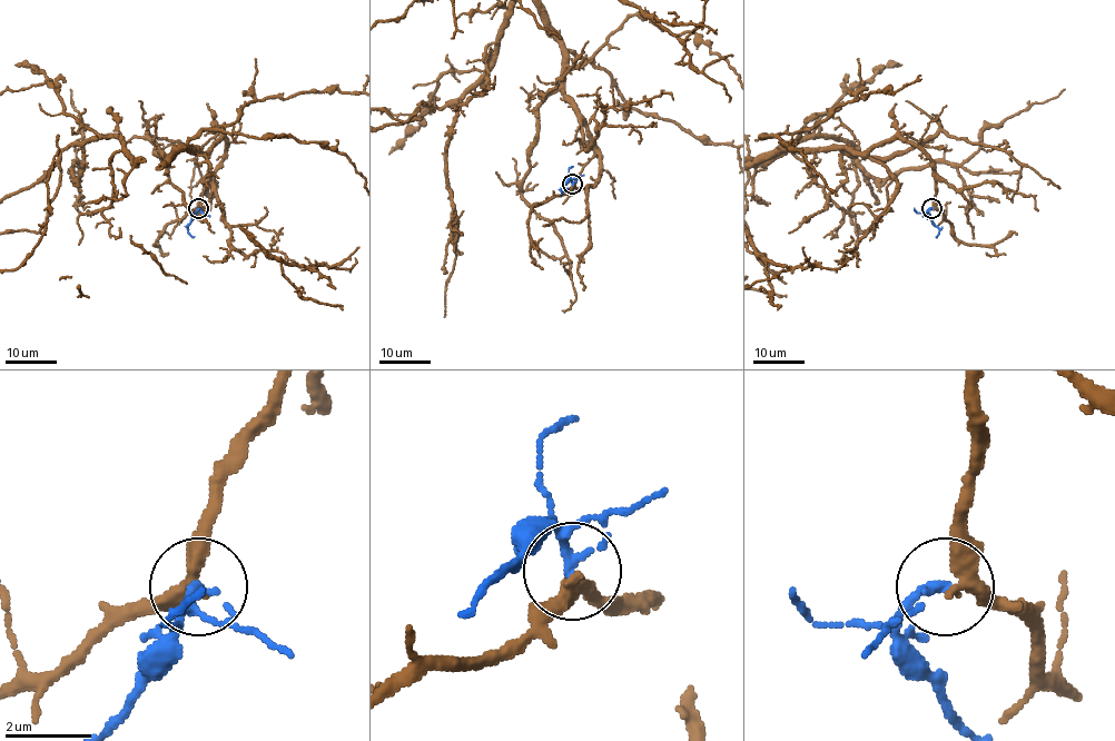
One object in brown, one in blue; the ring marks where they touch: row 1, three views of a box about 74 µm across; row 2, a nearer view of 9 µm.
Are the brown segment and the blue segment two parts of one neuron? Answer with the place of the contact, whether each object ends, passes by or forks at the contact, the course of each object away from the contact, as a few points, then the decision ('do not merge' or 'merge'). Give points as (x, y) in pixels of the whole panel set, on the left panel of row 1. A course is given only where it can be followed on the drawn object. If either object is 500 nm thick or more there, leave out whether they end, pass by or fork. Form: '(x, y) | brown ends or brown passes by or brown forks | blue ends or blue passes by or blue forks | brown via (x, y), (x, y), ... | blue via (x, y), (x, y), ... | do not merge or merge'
(198, 208) | brown passes by | blue passes by | blue via (198, 208), (187, 228), (194, 237) | do not merge

